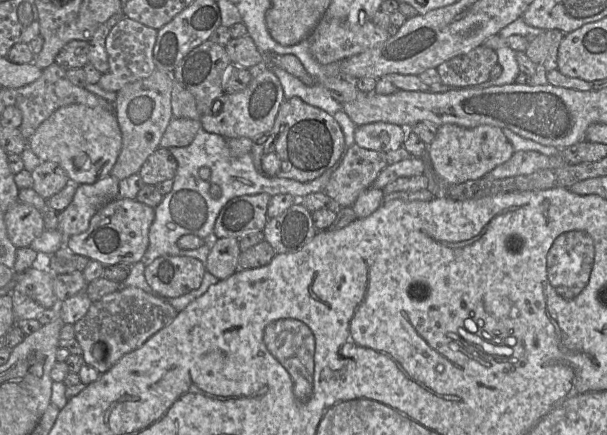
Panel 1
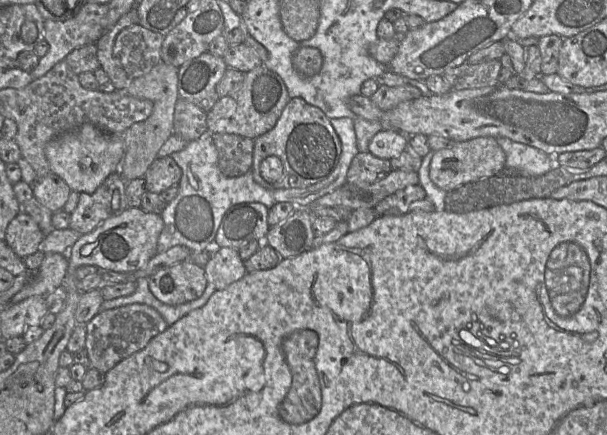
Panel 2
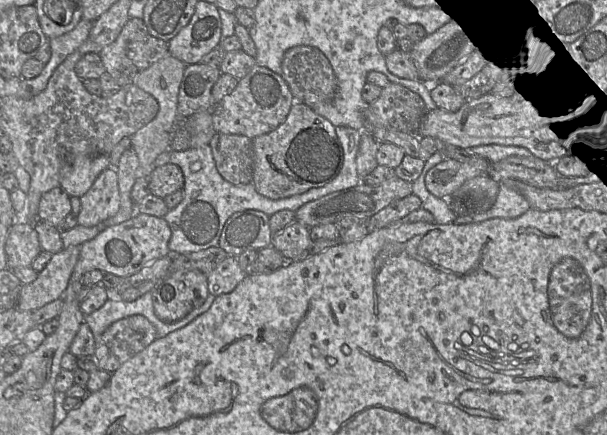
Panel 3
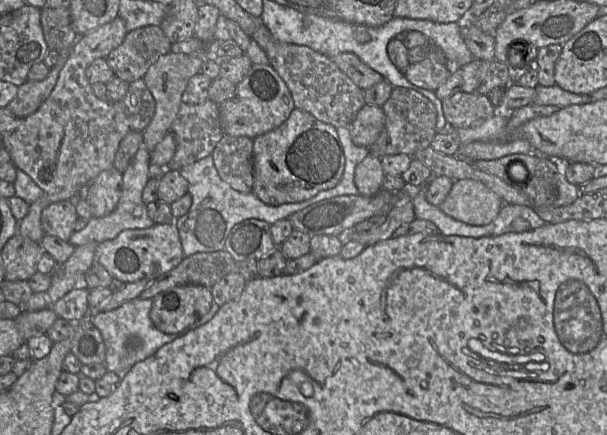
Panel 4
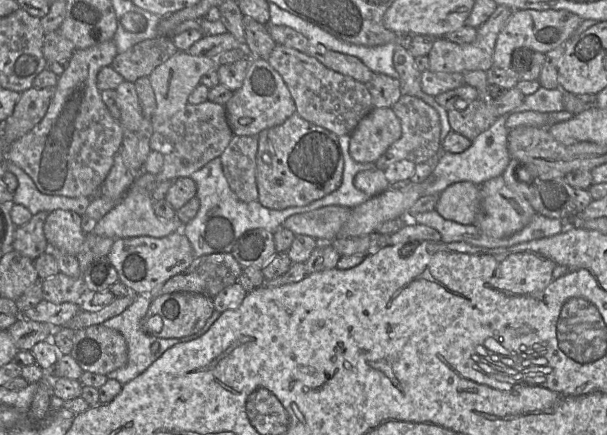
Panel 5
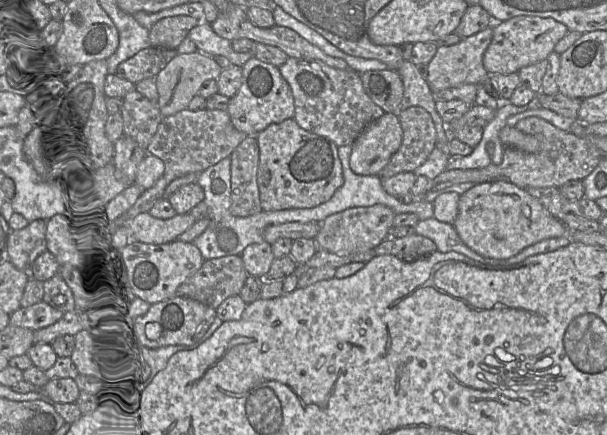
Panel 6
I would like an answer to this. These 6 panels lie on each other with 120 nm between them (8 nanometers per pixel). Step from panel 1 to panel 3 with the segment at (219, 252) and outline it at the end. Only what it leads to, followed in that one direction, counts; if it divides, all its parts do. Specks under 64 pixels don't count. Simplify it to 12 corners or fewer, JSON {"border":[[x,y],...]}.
{"border":[[228,255],[207,275],[209,293],[230,293],[247,276]]}

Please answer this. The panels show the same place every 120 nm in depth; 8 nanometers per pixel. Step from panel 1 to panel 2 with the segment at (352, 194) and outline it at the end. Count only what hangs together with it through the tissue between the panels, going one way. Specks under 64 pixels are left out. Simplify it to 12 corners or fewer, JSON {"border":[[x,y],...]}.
{"border":[[358,152],[346,184],[371,184],[392,170],[390,160]]}

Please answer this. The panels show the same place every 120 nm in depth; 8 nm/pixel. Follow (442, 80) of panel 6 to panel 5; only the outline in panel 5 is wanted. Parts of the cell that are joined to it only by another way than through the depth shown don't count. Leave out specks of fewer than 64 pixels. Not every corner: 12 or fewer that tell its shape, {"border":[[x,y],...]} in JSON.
{"border":[[498,5],[469,44],[434,40],[431,72],[487,71],[513,14]]}

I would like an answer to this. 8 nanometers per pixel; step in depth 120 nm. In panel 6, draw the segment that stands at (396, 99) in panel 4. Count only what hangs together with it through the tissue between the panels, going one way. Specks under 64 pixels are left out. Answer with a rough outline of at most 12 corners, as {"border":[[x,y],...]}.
{"border":[[424,108],[398,112],[402,143],[377,174],[414,172],[436,146]]}

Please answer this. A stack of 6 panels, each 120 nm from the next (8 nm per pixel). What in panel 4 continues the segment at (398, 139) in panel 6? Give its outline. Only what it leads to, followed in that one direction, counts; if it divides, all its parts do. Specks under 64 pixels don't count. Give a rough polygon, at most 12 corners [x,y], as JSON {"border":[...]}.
{"border":[[365,104],[350,125],[354,144],[370,147],[385,125],[381,106]]}

